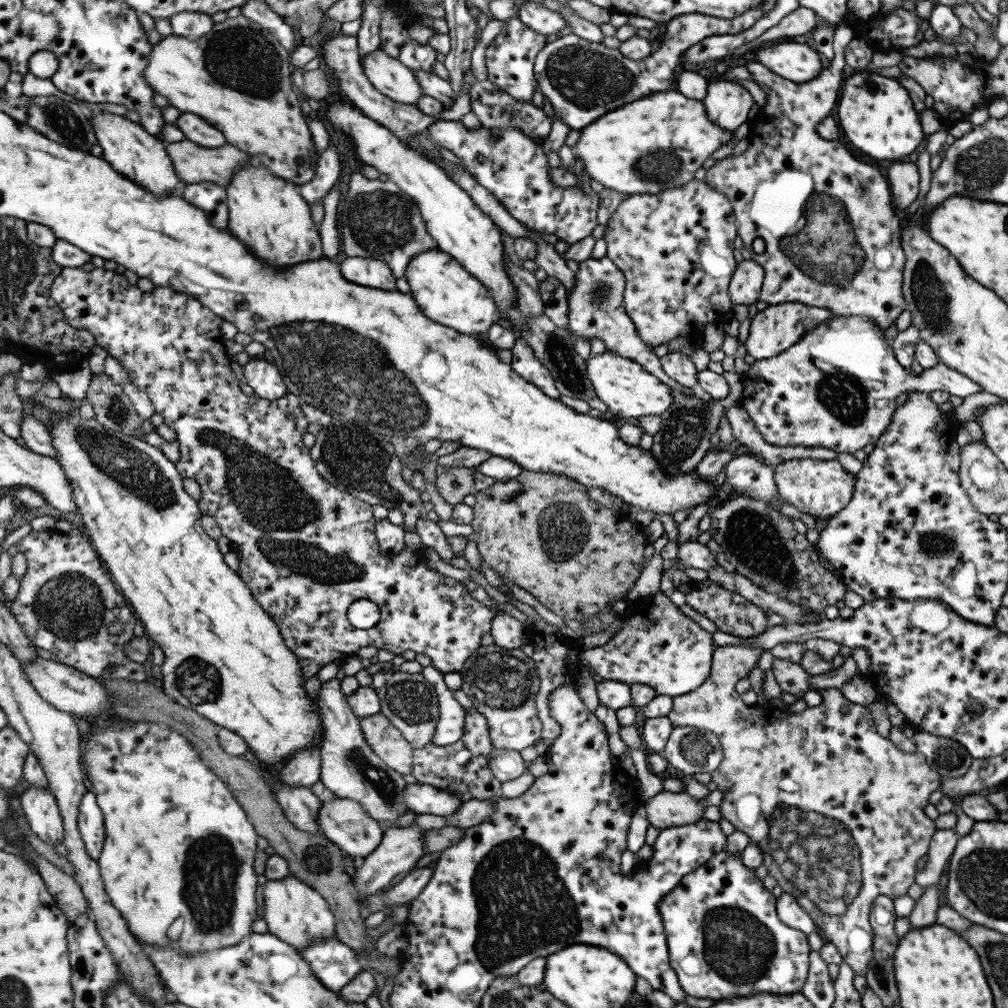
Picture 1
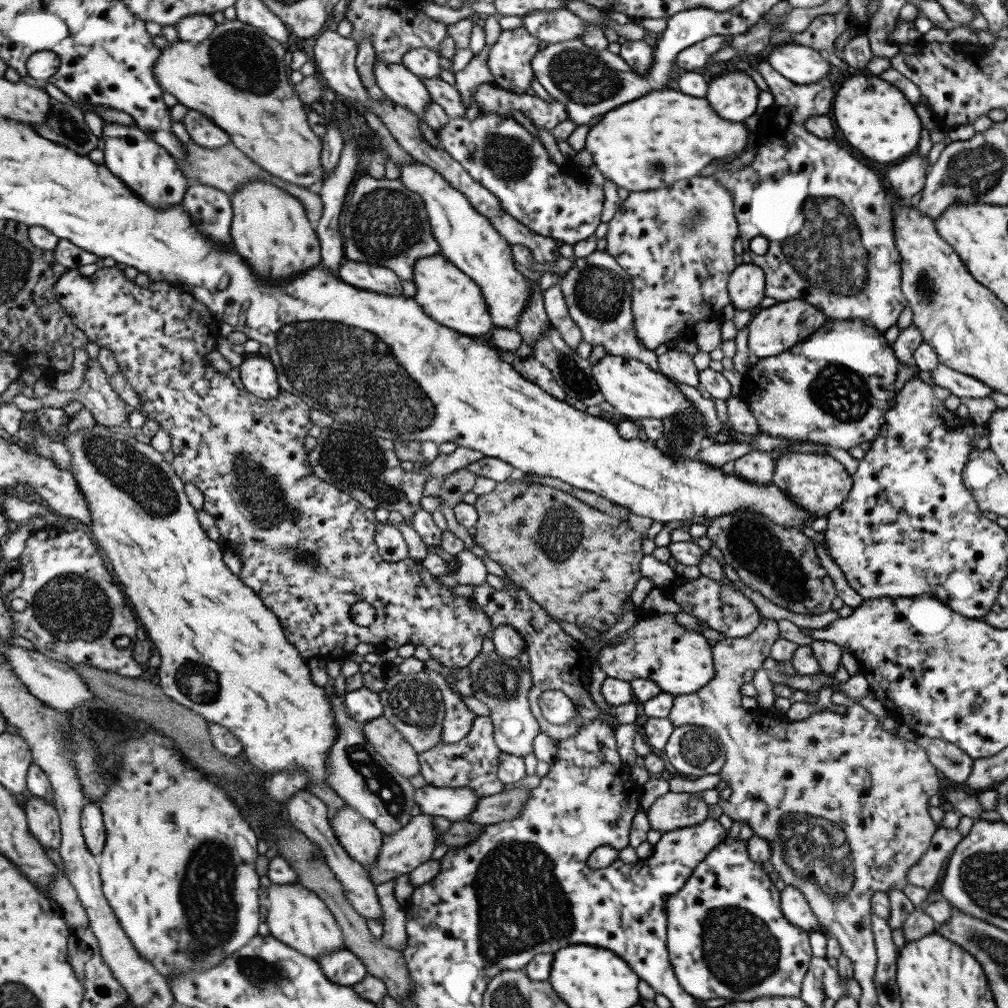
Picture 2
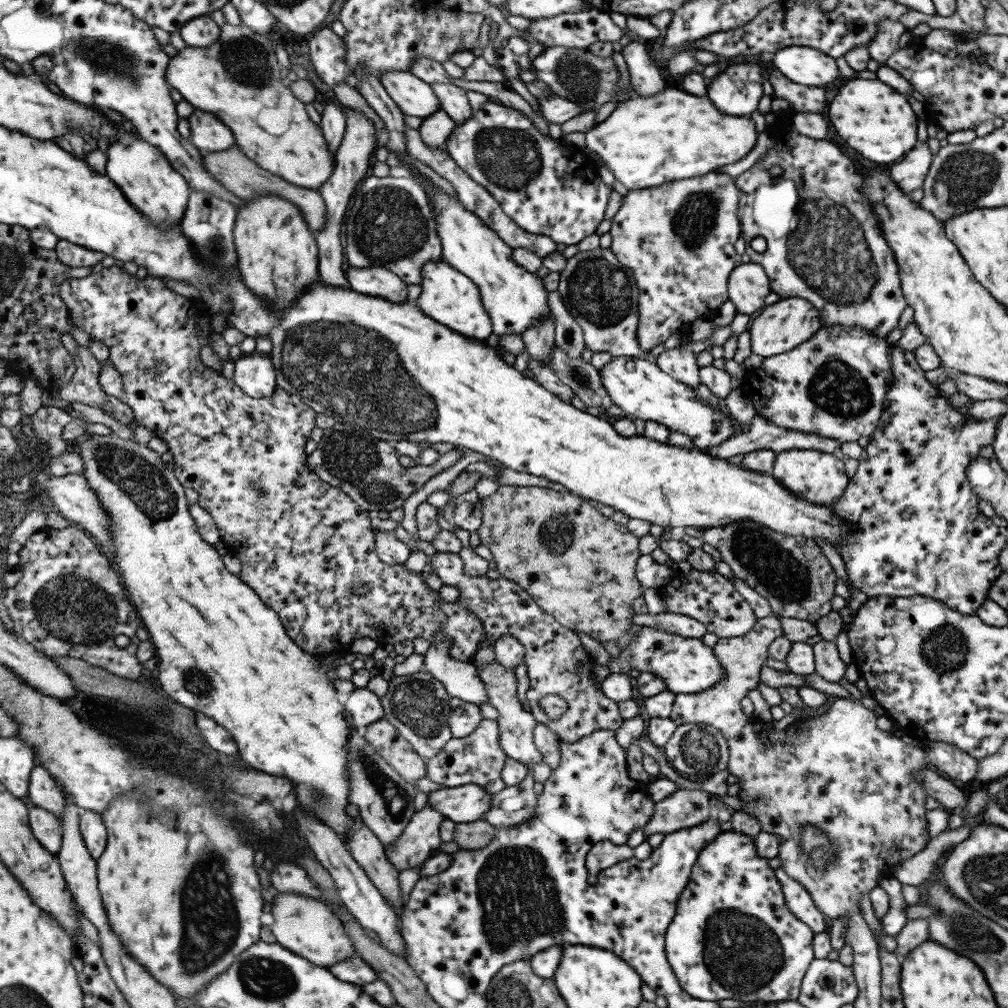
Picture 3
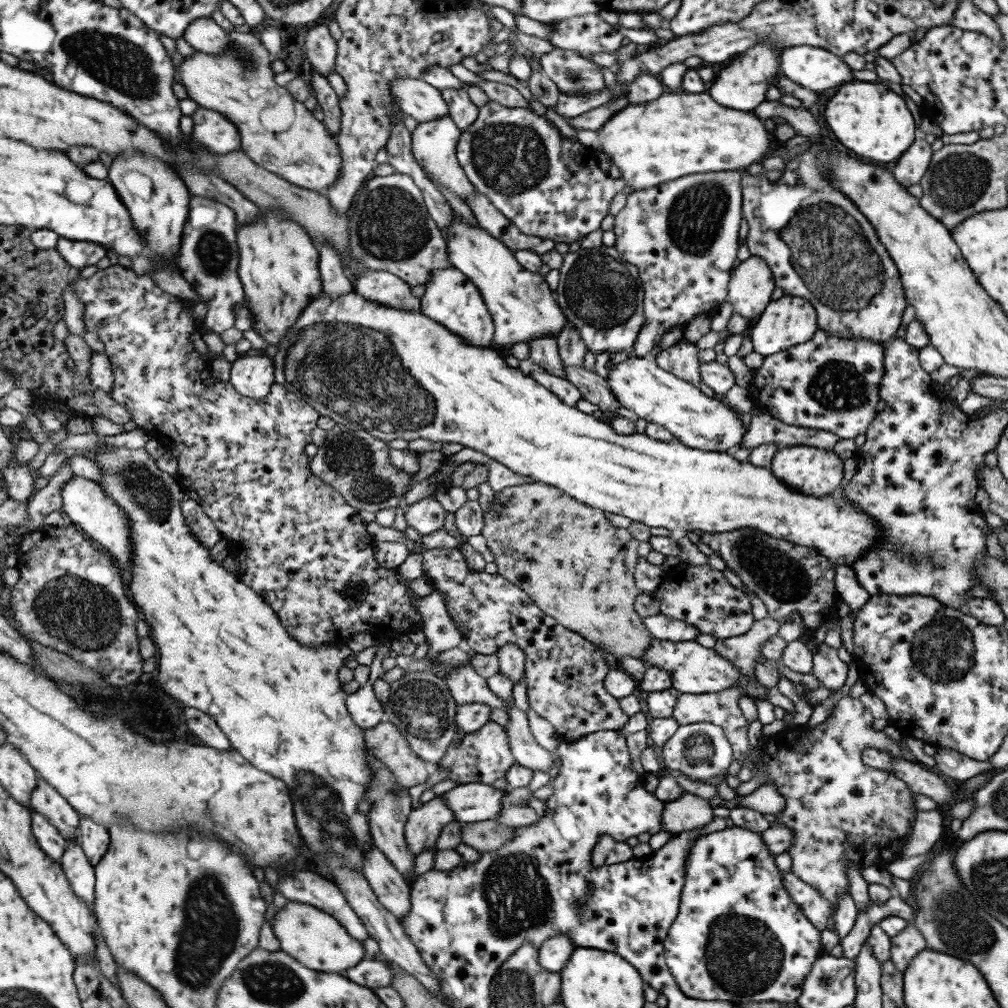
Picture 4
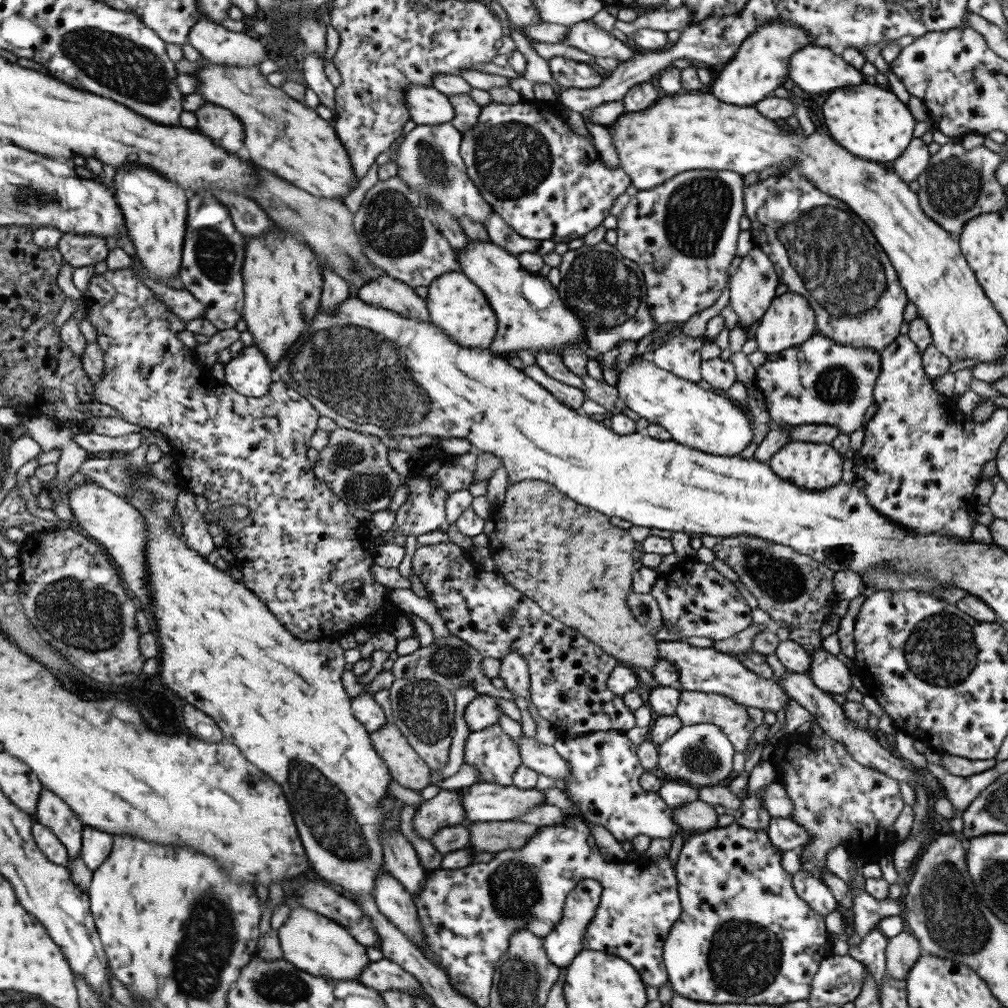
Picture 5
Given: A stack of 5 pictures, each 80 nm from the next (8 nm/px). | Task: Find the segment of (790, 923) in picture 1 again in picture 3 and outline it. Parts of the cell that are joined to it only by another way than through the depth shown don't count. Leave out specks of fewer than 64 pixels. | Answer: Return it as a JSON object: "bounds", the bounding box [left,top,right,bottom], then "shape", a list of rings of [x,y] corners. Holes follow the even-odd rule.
{"bounds":[774,867,828,933],"shape":[[[781,867],[774,870],[774,875],[780,884],[785,904],[791,914],[797,920],[809,926],[814,933],[826,931],[828,927],[827,918],[824,914],[821,914],[819,909],[816,909],[810,894],[805,888],[795,882],[790,876],[787,876]]]}

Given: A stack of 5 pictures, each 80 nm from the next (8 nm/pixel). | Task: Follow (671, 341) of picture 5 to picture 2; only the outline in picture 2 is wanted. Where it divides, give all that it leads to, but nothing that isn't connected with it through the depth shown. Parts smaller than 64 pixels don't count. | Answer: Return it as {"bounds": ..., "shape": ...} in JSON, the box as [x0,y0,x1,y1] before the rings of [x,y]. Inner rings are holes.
{"bounds":[656,348,698,388],"shape":[[[669,348],[664,354],[656,356],[657,370],[674,382],[698,388],[698,370],[691,358],[686,352]]]}

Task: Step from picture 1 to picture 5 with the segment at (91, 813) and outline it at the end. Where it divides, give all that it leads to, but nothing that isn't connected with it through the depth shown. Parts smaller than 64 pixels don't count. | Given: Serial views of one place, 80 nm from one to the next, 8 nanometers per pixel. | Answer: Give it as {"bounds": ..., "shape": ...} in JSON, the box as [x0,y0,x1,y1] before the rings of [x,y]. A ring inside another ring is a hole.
{"bounds":[81,825,114,870],"shape":[[[89,825],[83,826],[84,839],[83,844],[81,844],[81,855],[91,870],[99,869],[114,852],[113,836]]]}

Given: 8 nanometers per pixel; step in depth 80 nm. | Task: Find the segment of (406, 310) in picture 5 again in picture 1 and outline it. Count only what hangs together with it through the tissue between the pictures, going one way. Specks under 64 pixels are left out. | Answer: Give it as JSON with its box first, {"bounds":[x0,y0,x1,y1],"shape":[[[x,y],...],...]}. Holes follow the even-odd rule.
{"bounds":[340,257,397,290],"shape":[[[342,257],[340,259],[343,277],[357,285],[373,289],[397,290],[394,272],[382,260],[376,258]]]}

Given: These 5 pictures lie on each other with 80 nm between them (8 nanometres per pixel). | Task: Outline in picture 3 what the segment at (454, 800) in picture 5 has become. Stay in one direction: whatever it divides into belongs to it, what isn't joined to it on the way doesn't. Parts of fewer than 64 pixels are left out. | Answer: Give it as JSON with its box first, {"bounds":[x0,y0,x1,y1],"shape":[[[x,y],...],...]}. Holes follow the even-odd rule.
{"bounds":[387,805,446,871],"shape":[[[426,805],[414,814],[396,844],[387,846],[391,862],[401,871],[416,867],[434,857],[442,842],[441,825],[446,814]]]}

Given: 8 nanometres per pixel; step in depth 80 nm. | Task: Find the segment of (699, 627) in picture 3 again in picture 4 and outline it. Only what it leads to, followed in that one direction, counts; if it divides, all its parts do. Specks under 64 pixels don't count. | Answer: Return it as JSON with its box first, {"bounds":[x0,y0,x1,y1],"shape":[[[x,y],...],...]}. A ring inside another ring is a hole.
{"bounds":[642,613,698,642],"shape":[[[657,613],[655,616],[642,618],[643,626],[650,632],[652,638],[657,640],[670,640],[671,642],[681,642],[683,640],[694,640],[698,635],[698,630],[674,618],[667,618],[664,614]]]}

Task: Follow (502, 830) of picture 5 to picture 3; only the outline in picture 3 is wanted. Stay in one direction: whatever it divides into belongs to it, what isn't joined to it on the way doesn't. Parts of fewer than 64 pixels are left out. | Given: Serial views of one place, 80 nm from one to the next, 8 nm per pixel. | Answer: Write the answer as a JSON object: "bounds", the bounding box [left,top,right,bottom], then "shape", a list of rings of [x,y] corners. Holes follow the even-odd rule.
{"bounds":[453,820,495,850],"shape":[[[483,820],[455,823],[453,842],[462,850],[478,850],[487,846],[495,836],[495,827]]]}

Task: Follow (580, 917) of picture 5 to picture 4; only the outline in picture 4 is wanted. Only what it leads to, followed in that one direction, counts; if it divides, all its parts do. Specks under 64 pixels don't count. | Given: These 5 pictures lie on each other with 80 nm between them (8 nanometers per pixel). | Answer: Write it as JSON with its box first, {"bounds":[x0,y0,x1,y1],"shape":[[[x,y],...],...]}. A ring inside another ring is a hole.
{"bounds":[537,933,576,972],"shape":[[[567,933],[546,938],[537,949],[537,964],[547,972],[560,972],[576,946]]]}

